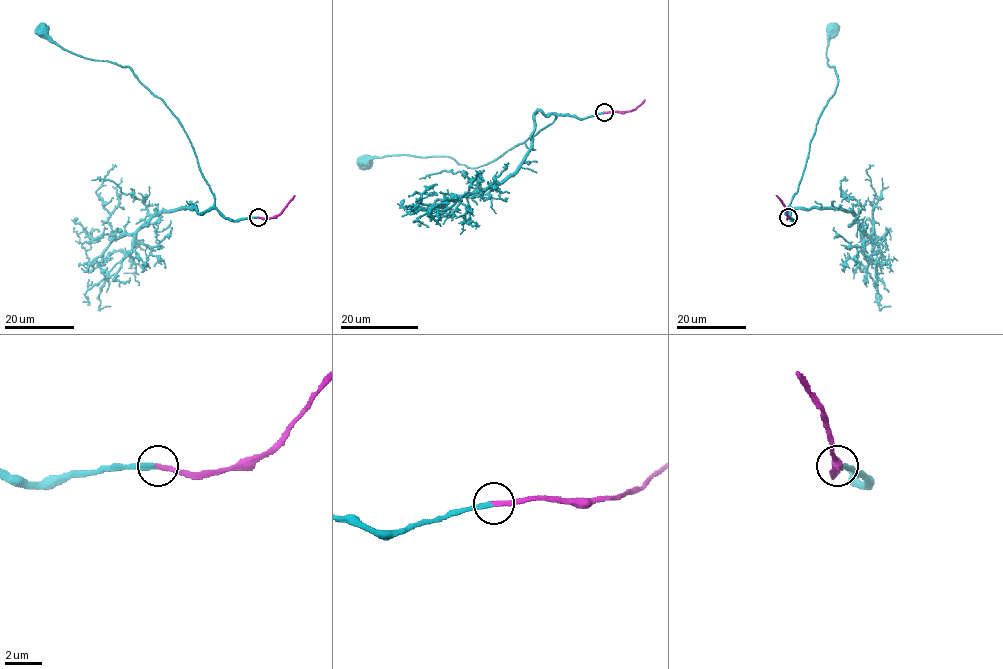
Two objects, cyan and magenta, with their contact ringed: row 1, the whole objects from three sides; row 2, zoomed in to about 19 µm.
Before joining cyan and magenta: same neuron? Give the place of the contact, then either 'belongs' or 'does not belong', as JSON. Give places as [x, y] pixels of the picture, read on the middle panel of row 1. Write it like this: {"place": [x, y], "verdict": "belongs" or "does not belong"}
{"place": [604, 112], "verdict": "belongs"}

